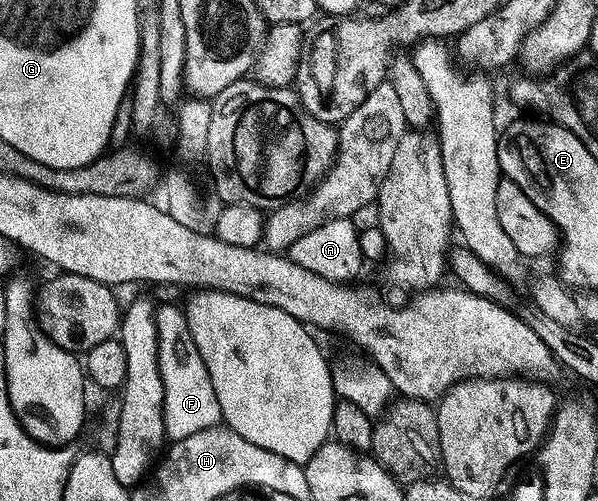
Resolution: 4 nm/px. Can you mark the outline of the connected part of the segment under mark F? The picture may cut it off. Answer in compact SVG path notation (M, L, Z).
M159 304L154 317L158 332L159 373L163 381L163 421L167 438L176 442L188 439L188 435L196 435L196 431L215 428L222 421L222 412L208 367L204 367L204 359L200 359L192 331L188 331L185 312L179 306L177 309L174 305Z

